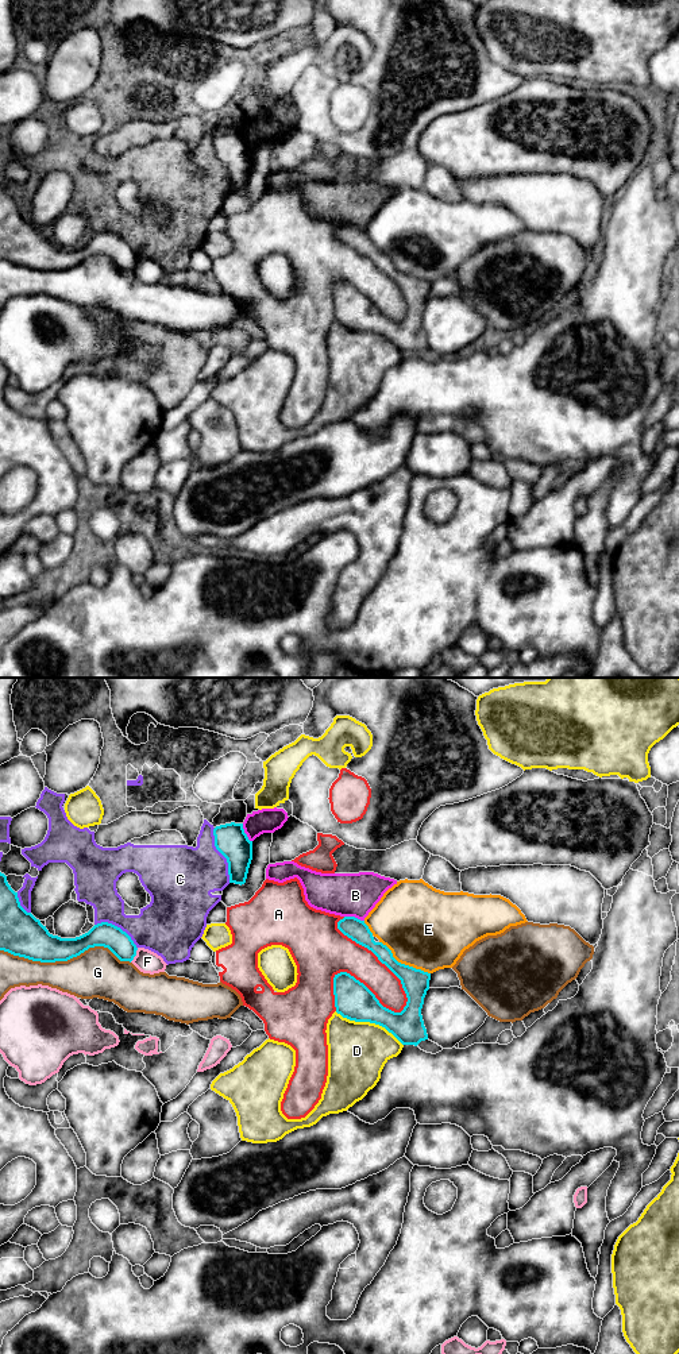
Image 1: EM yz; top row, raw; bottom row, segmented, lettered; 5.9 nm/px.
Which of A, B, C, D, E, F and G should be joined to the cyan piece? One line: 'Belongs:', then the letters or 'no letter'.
Belongs: A

